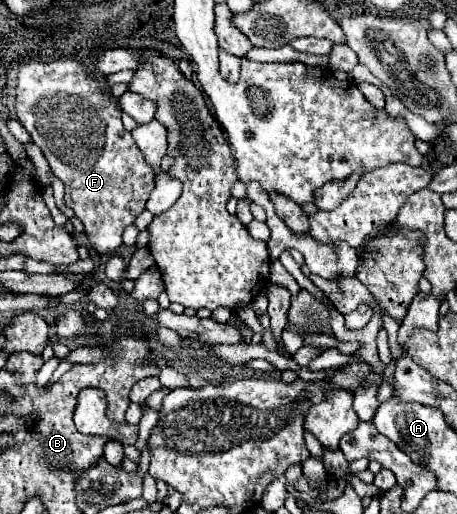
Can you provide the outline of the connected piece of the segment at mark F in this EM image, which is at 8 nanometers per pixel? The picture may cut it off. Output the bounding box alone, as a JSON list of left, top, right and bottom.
[16,58,156,252]

